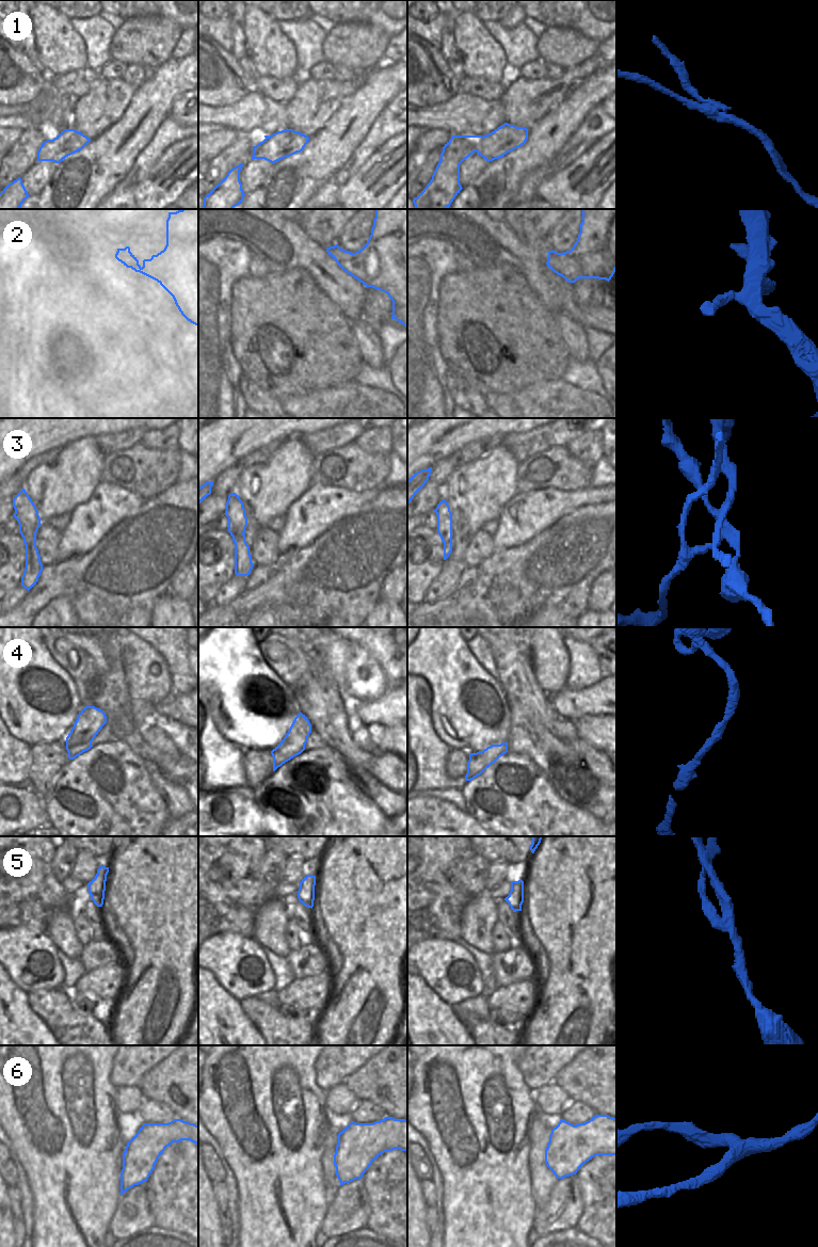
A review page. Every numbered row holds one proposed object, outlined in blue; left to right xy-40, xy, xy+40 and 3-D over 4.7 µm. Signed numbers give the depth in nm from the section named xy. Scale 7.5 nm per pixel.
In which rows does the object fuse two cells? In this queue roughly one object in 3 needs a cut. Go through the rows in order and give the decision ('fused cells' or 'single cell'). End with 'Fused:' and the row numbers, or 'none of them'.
1: fused cells
2: single cell
3: fused cells
4: single cell
5: fused cells
6: single cell
Fused: 1, 3, 5

